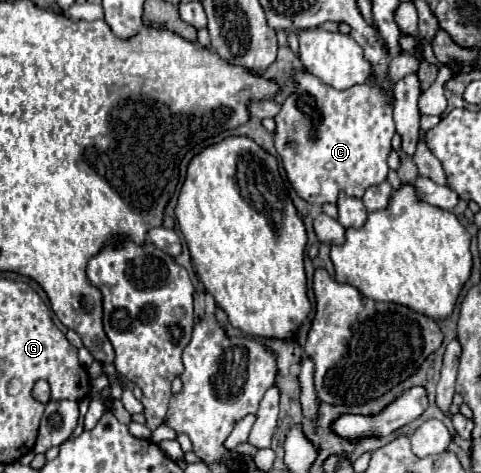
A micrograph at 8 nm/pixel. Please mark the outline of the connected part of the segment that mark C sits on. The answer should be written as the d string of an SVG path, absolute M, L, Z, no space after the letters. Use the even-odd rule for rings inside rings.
M302 68L302 70L294 70L292 76L294 76L294 80L296 80L296 92L292 92L292 94L282 102L280 112L274 116L274 122L276 122L274 148L276 148L276 152L280 154L282 168L286 170L286 176L288 176L292 188L296 190L296 194L298 194L302 200L306 200L306 202L310 202L310 204L318 204L318 206L322 206L322 204L326 204L326 202L336 204L340 192L344 192L346 196L362 198L364 192L366 192L366 188L384 182L386 176L388 176L388 170L390 170L390 168L388 168L388 156L390 156L390 152L392 152L392 136L394 136L394 132L396 132L394 120L392 120L392 94L390 94L390 92L382 92L380 88L374 88L374 86L368 86L368 84L364 84L364 86L354 86L354 88L350 88L350 90L334 90L334 88L330 88L328 84L322 84L316 76L312 76L312 74L310 74L308 70L304 70L304 68Z

